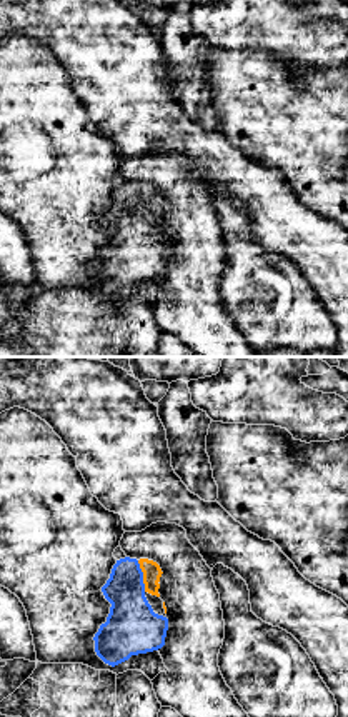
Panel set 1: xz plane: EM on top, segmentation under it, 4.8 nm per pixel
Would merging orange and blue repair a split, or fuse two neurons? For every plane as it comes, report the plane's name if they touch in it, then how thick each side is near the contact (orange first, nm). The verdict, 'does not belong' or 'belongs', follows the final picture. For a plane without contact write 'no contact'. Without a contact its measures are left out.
contact in xz; calibres 90 and 260 nm

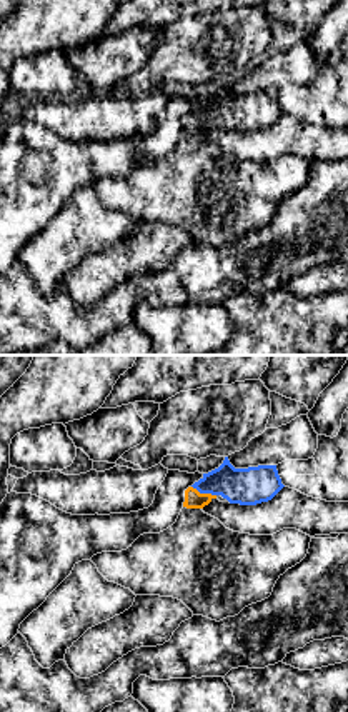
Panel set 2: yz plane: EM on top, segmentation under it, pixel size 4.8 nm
contact in yz; calibres 90 and 180 nm

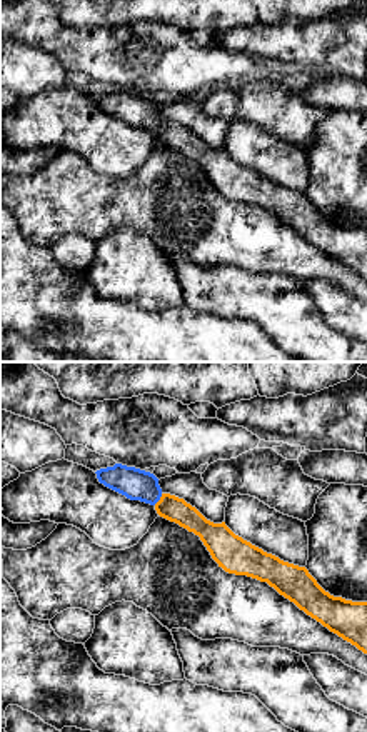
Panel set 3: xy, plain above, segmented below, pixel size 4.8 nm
contact in xy; calibres 120 and 150 nm

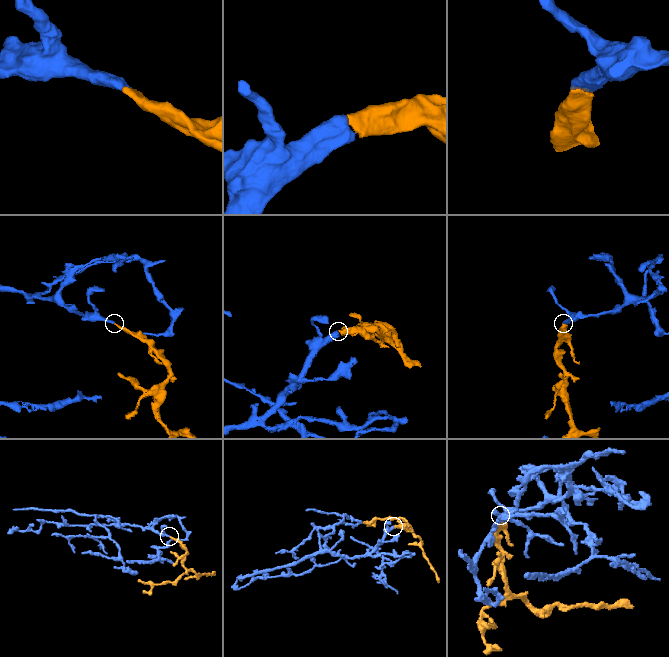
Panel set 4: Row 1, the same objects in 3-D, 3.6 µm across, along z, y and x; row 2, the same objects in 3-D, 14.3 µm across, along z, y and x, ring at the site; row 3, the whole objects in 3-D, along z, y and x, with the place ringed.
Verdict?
belongs

